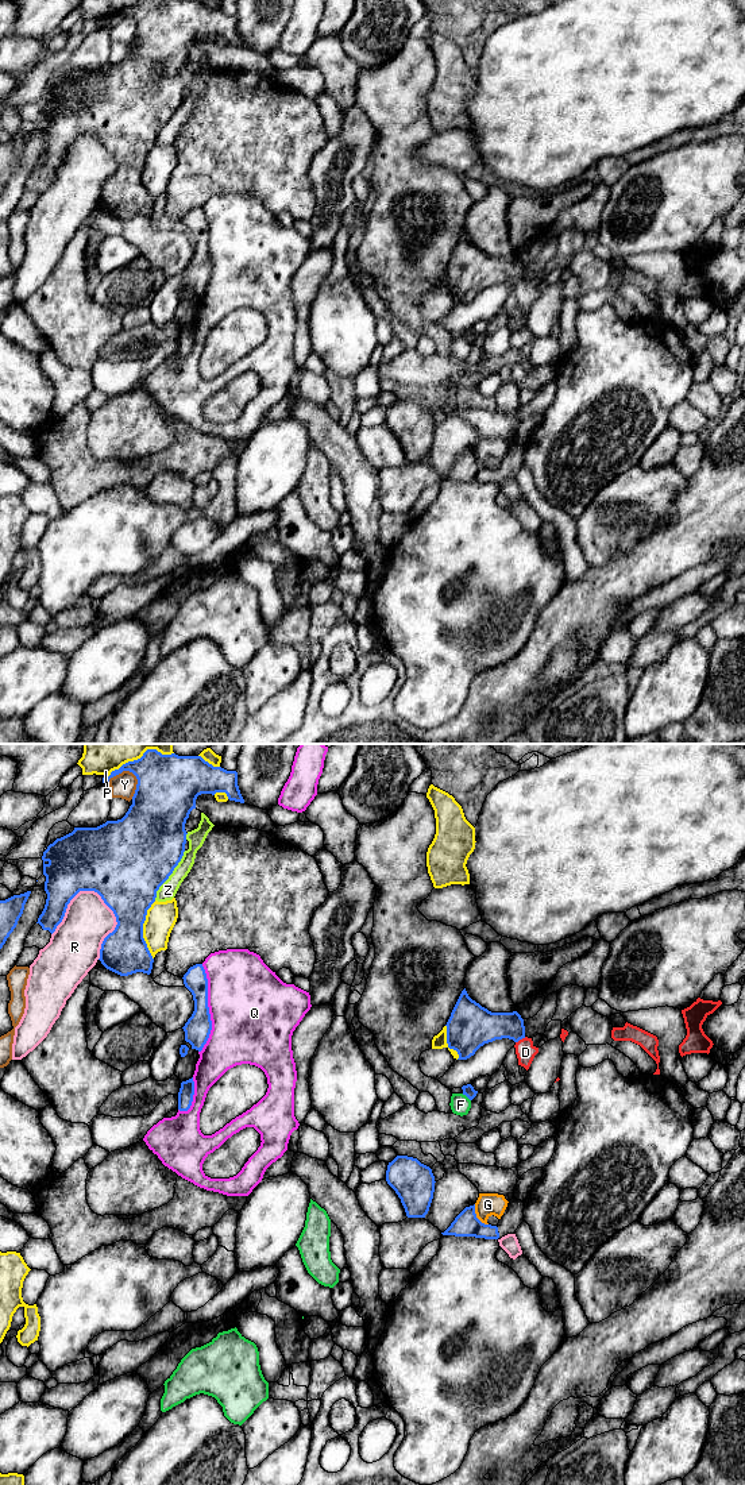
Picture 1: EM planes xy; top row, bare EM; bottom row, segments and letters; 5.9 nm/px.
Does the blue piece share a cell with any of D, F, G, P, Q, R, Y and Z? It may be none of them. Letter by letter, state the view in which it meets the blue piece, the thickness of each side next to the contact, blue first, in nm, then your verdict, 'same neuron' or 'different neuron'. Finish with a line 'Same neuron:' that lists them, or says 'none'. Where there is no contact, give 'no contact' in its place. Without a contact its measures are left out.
D: xy | 220/120 nm | same neuron
F: xy | 70/120 nm | different neuron
G: xy | 150/140 nm | different neuron
P: xy | 300/180 nm | different neuron
Q: xy | 160/480 nm | different neuron
R: xy | 380/280 nm | different neuron
Y: xy | 360/150 nm | different neuron
Z: xy | 480/100 nm | different neuron
Same neuron: D

